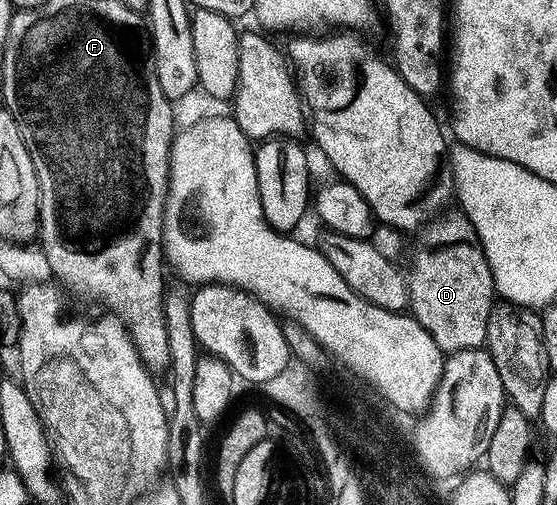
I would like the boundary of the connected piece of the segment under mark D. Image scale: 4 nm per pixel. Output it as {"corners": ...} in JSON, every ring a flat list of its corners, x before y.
{"corners":[[461,212,448,214,440,215,424,229,415,254,415,271,407,280,410,313,445,354,480,348,486,343,488,320,495,309,493,298,496,295,492,270,474,226]]}

